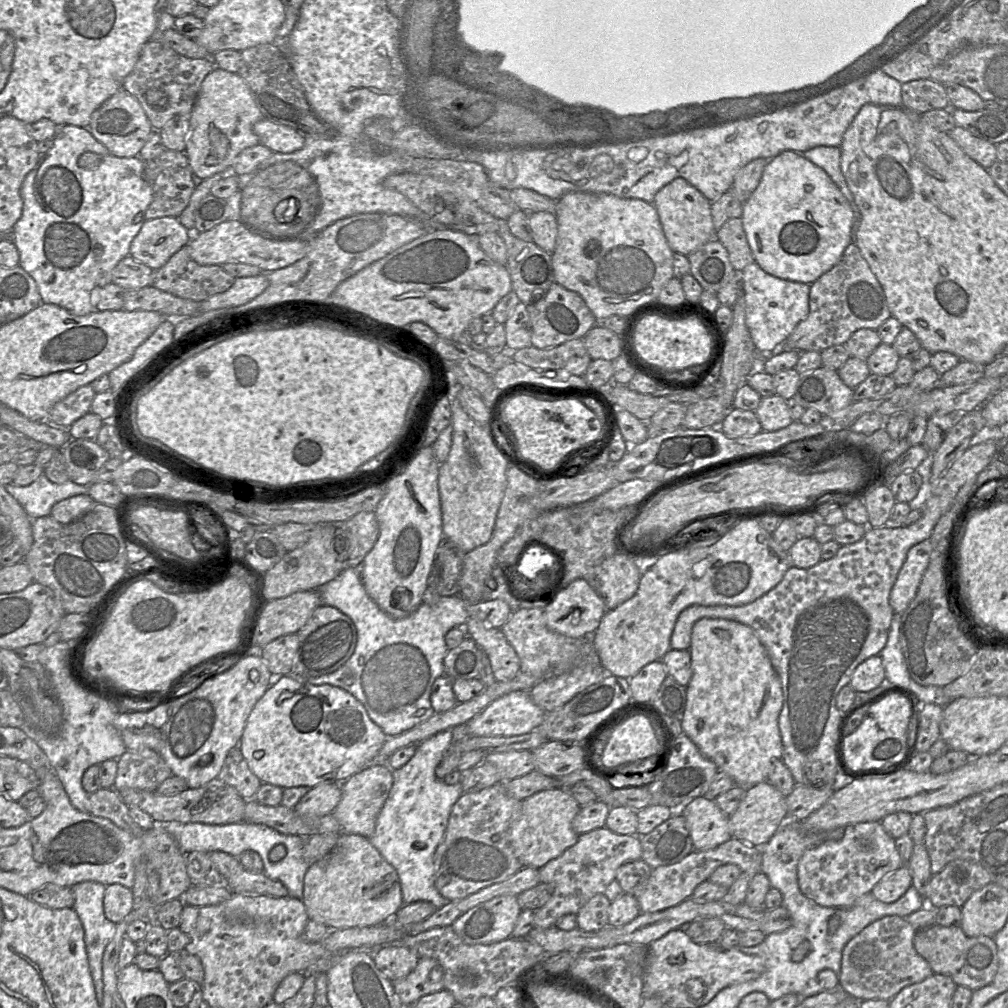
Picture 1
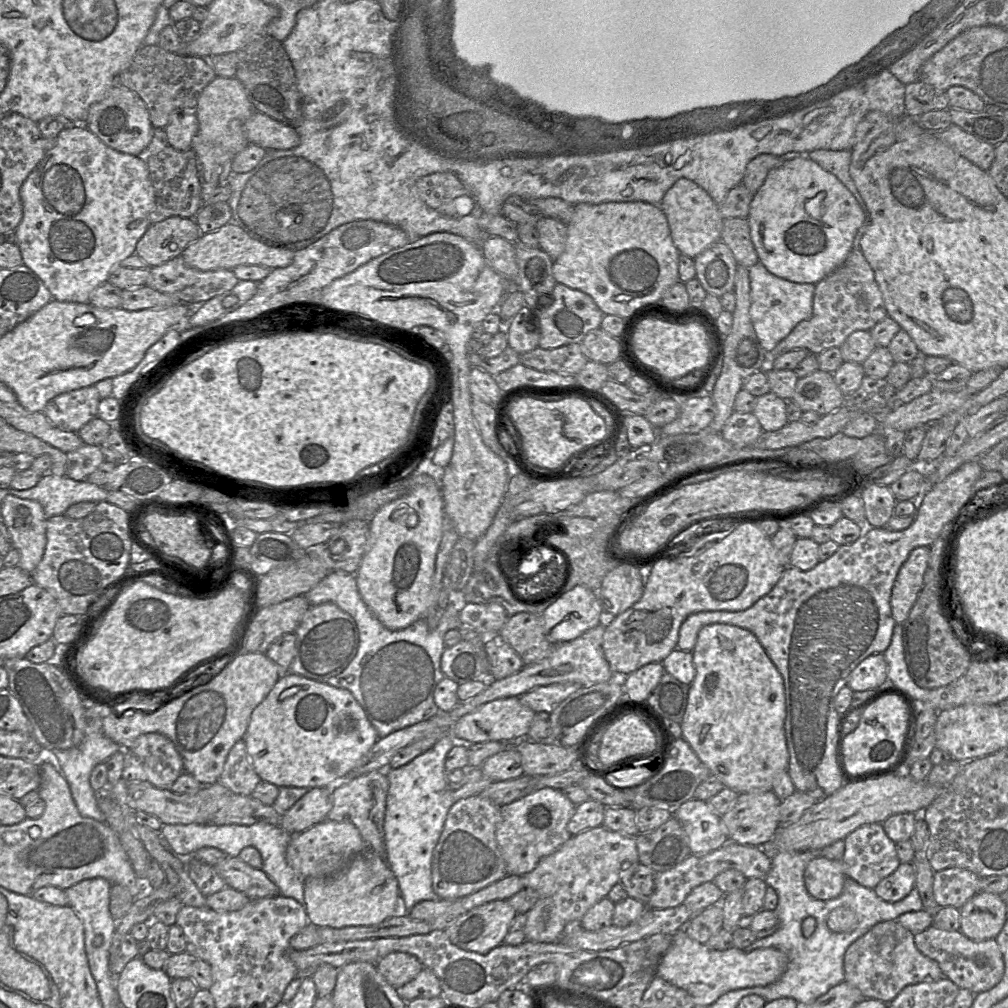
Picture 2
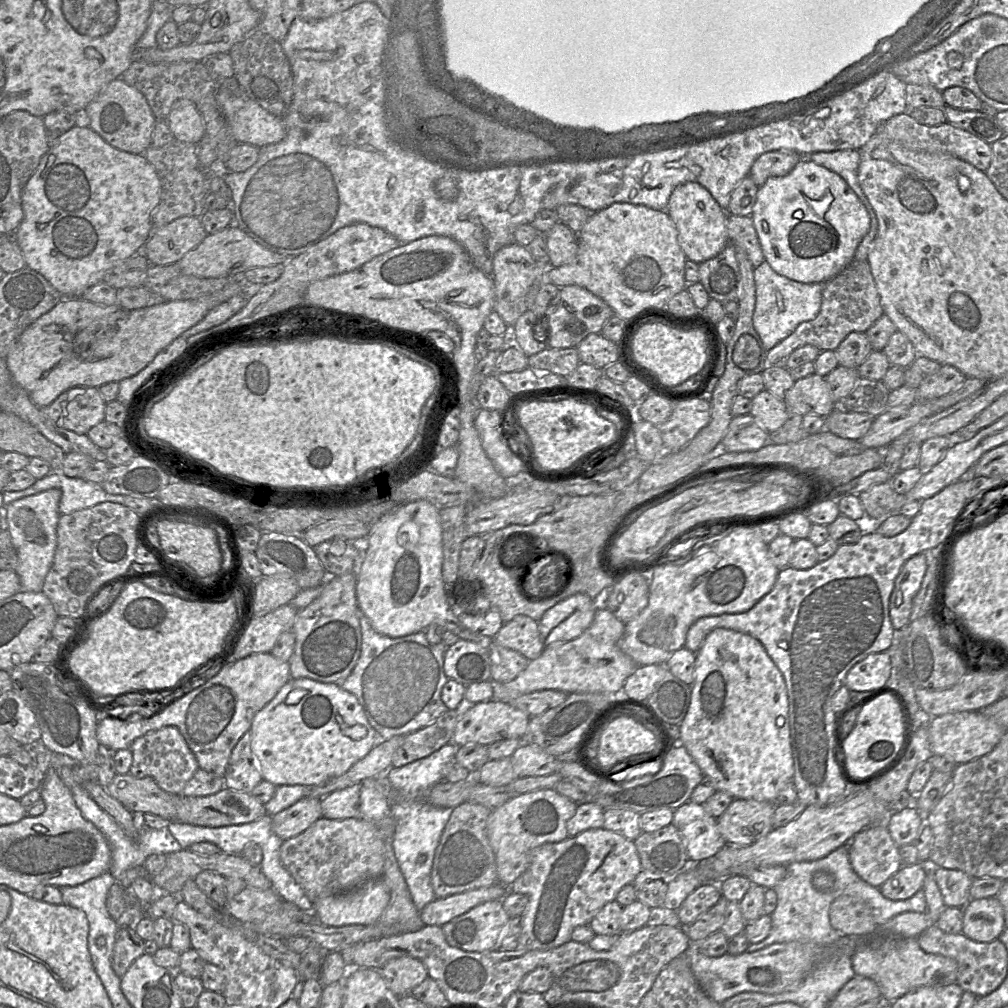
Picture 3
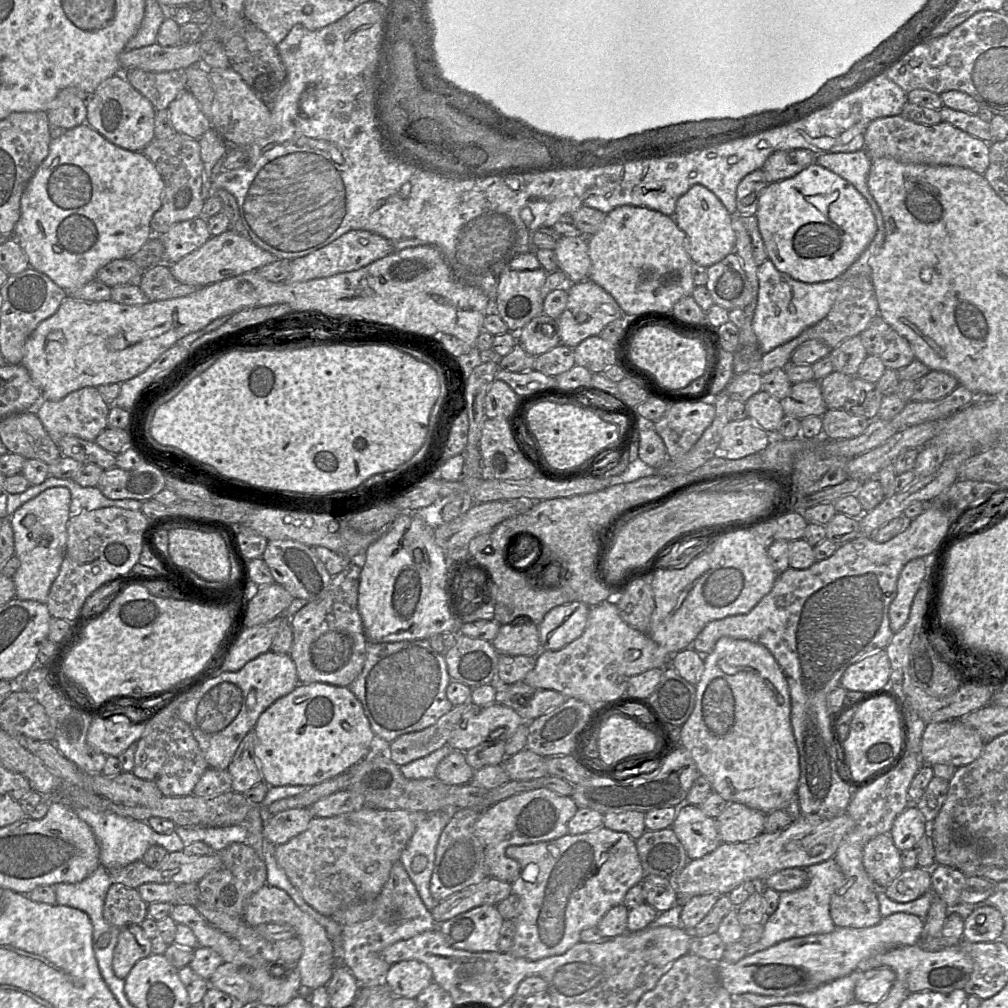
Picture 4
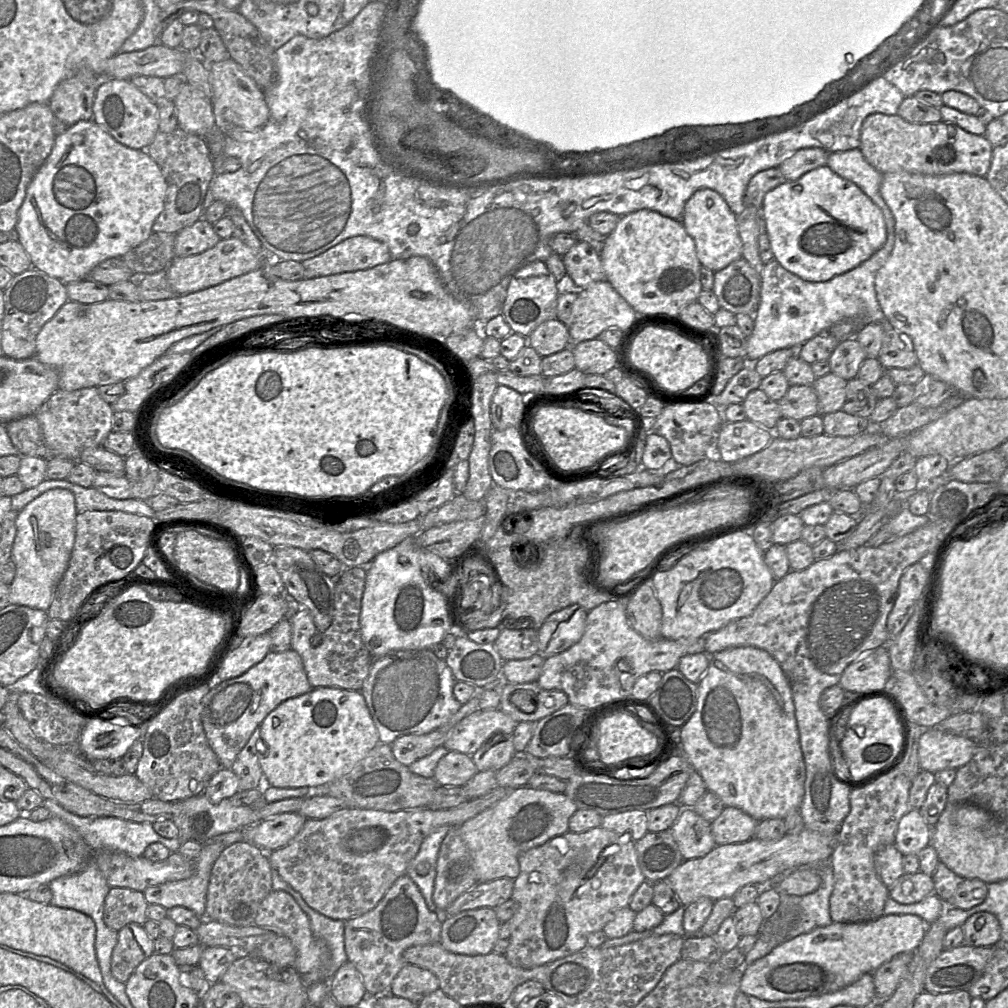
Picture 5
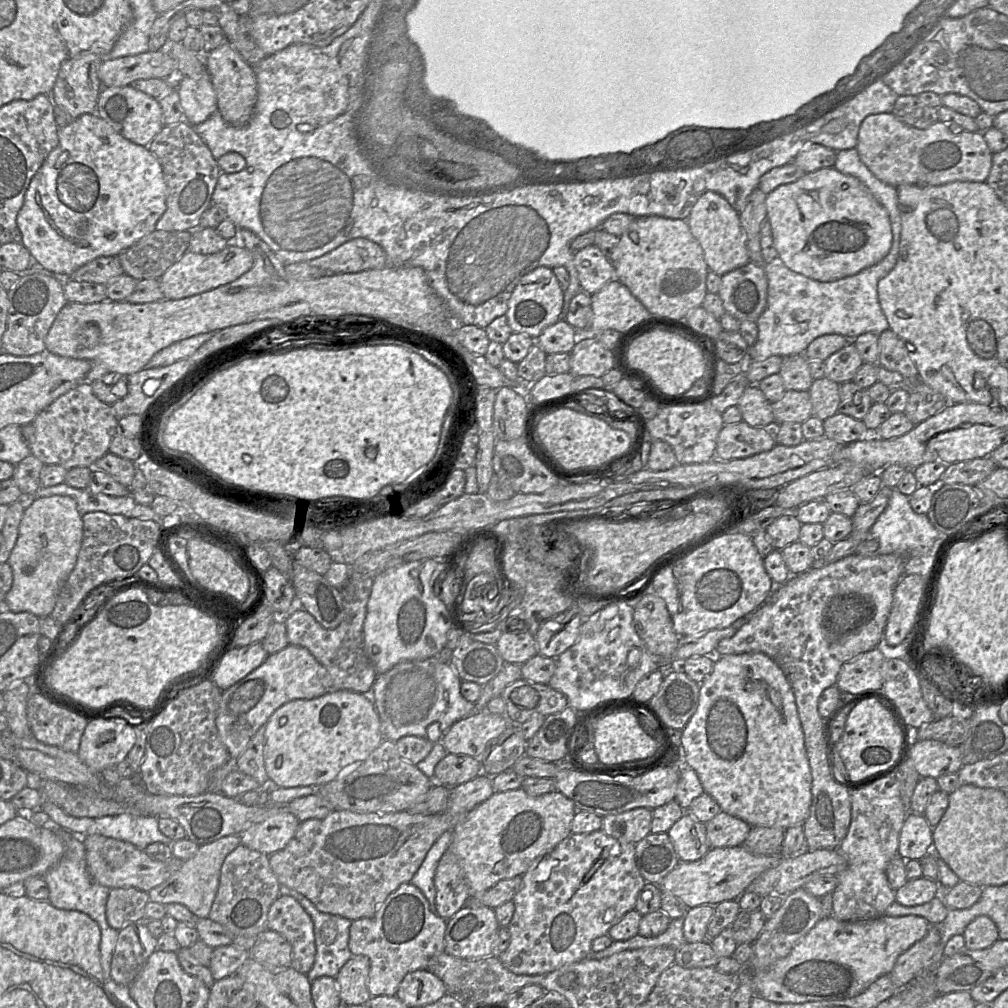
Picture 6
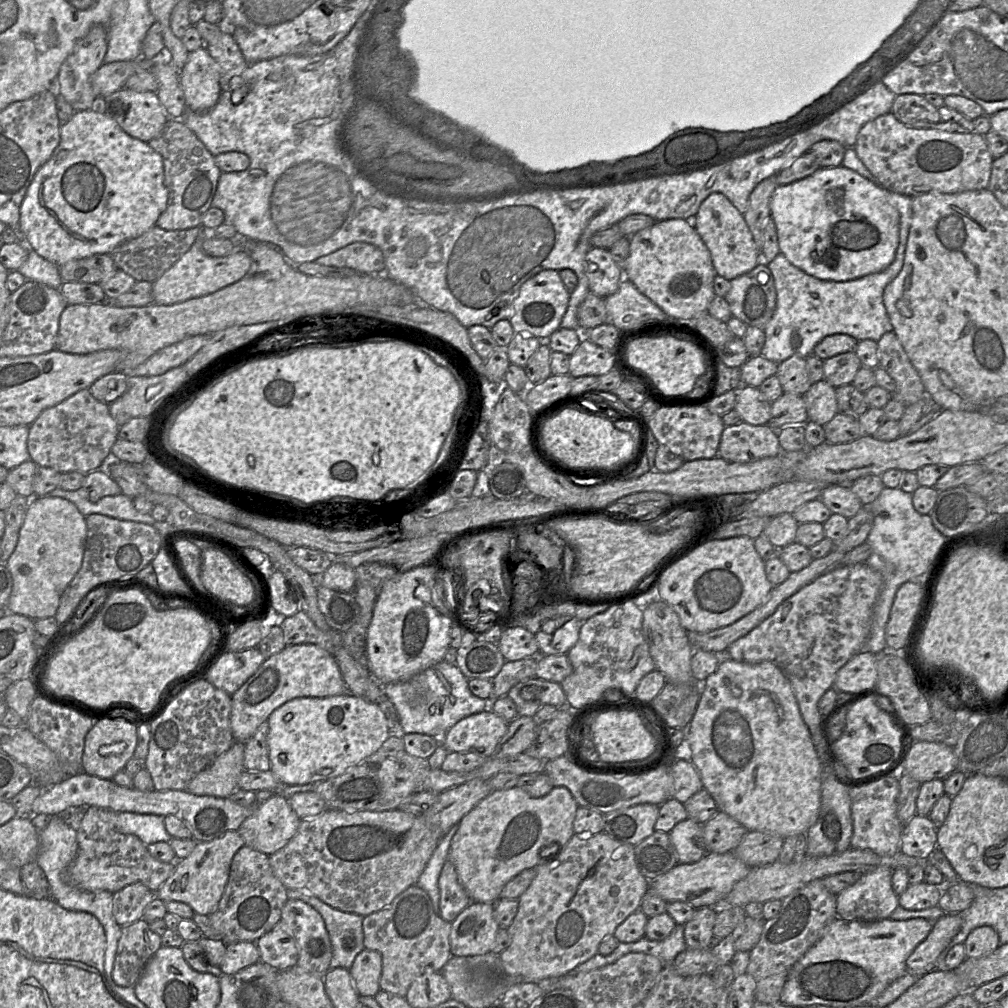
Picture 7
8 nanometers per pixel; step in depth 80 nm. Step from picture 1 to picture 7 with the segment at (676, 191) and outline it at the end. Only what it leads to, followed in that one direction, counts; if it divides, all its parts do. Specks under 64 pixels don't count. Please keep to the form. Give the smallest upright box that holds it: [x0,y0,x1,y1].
[695,193,761,280]

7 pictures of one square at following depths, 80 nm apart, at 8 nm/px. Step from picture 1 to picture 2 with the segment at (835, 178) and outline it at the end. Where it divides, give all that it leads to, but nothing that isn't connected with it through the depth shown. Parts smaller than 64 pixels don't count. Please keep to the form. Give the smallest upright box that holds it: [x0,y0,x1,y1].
[806,149,870,219]

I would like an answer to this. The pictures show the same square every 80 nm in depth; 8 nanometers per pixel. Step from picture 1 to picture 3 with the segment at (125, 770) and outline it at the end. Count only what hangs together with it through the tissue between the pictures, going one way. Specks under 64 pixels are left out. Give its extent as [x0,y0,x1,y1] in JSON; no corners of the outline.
[129,726,199,795]

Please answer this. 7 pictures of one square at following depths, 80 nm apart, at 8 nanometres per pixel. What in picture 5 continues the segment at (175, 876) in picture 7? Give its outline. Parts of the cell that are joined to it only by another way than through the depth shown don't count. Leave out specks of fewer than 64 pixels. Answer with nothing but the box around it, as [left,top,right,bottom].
[143,842,227,919]

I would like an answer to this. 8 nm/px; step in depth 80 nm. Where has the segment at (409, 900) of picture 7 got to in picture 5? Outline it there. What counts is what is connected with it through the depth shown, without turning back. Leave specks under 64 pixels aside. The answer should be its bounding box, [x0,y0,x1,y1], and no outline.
[344,874,443,996]

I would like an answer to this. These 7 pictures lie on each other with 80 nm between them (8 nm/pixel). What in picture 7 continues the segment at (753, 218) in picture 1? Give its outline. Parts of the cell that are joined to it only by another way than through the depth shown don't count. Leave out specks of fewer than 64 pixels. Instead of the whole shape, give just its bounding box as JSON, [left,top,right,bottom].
[770,165,900,282]

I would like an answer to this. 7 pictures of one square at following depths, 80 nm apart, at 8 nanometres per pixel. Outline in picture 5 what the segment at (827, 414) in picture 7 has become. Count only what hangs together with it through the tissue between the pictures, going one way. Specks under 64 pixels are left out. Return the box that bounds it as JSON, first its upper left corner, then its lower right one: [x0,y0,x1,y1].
[812,372,847,415]

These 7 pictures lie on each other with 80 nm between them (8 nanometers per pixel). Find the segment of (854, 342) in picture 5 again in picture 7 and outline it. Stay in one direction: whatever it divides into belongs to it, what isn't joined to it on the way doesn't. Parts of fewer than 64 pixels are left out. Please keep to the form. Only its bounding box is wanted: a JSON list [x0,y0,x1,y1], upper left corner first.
[823,351,861,387]

